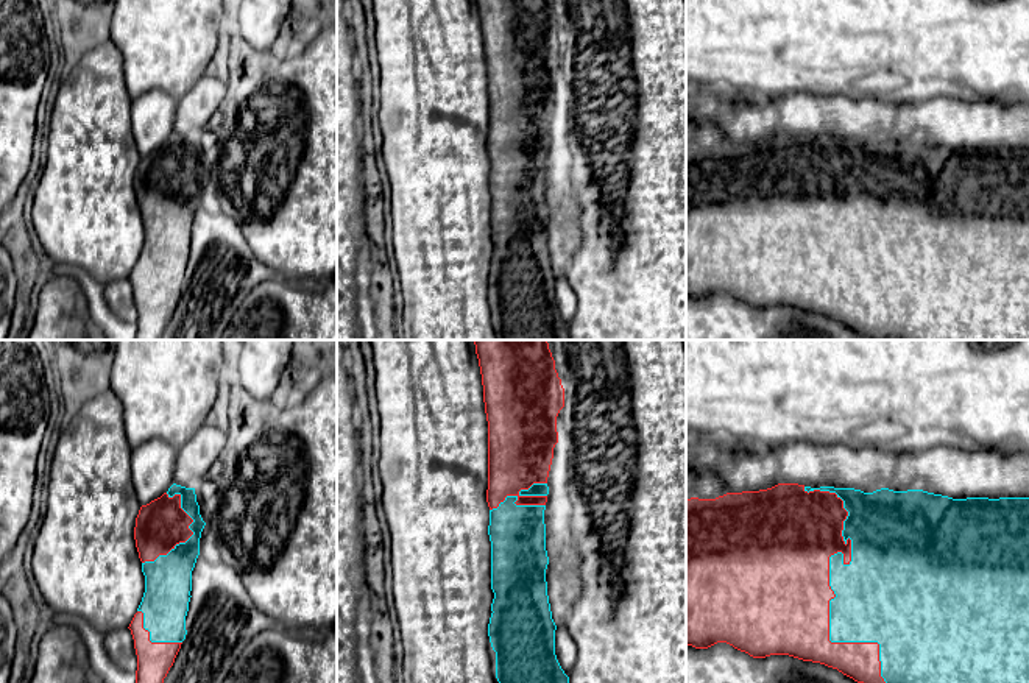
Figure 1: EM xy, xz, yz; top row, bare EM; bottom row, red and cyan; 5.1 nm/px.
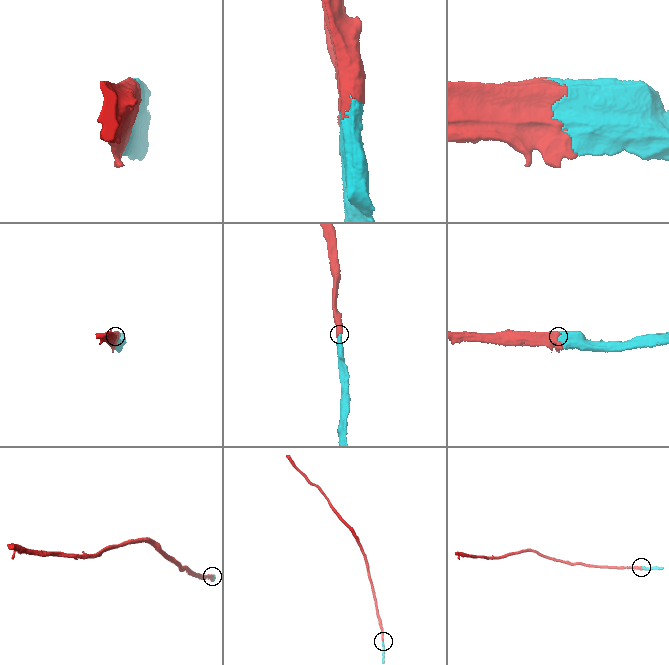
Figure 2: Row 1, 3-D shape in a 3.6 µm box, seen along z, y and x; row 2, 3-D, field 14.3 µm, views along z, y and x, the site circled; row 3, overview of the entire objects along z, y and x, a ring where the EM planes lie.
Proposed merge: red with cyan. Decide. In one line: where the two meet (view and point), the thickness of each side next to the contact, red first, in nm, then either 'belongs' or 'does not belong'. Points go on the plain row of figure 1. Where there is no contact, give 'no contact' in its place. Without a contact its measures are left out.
yz (828, 230) | 500/400 nm | belongs

